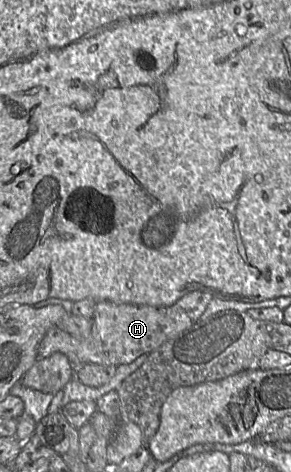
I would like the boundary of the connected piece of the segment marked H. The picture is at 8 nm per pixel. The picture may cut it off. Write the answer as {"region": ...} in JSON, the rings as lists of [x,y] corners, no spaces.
{"region":[[[196,290],[196,291],[192,291],[192,292],[189,292],[189,293],[185,294],[183,297],[181,297],[173,305],[164,306],[164,307],[146,306],[146,305],[130,305],[130,304],[123,304],[123,303],[114,303],[114,302],[110,302],[110,301],[97,302],[96,307],[95,307],[95,311],[94,311],[94,314],[93,314],[94,325],[93,325],[93,328],[92,328],[92,333],[91,333],[90,338],[88,338],[88,339],[77,339],[77,338],[72,337],[67,332],[59,329],[58,327],[52,327],[46,332],[44,338],[42,339],[42,341],[39,345],[38,358],[46,358],[46,357],[51,356],[54,353],[57,353],[57,352],[63,353],[69,359],[70,364],[73,368],[73,378],[74,378],[74,371],[77,368],[83,366],[84,364],[114,365],[114,366],[117,366],[117,367],[120,366],[120,365],[129,364],[132,361],[134,361],[135,359],[137,359],[139,356],[141,356],[143,354],[150,354],[152,351],[156,350],[162,344],[164,344],[166,341],[174,338],[179,333],[181,333],[185,330],[188,330],[198,320],[200,320],[201,315],[204,313],[206,307],[208,306],[208,304],[212,300],[212,298],[213,298],[213,295],[211,295],[211,293],[208,293],[206,291]]]}

